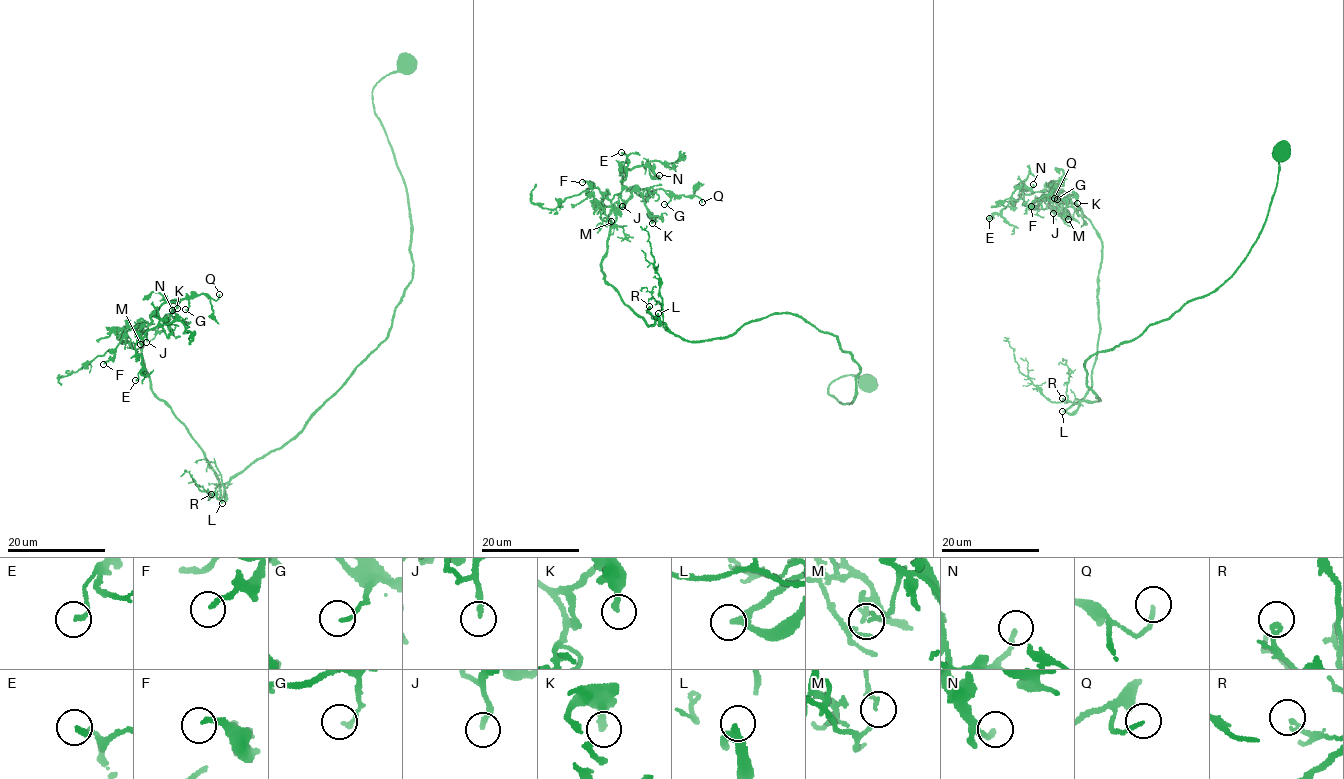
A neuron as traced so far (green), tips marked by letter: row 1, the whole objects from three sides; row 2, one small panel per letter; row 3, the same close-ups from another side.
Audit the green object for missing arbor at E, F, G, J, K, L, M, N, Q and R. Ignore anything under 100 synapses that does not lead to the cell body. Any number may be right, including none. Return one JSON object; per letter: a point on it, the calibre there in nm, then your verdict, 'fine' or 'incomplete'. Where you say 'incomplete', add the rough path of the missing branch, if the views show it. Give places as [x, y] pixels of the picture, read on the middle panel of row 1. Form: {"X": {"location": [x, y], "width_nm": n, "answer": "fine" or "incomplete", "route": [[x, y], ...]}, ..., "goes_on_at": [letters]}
{"E": {"location": [621, 152], "width_nm": 190, "answer": "fine"}, "F": {"location": [582, 182], "width_nm": 200, "answer": "fine"}, "G": {"location": [664, 204], "width_nm": 160, "answer": "fine"}, "J": {"location": [622, 206], "width_nm": 190, "answer": "fine"}, "K": {"location": [652, 223], "width_nm": 280, "answer": "fine"}, "L": {"location": [658, 313], "width_nm": 240, "answer": "incomplete", "route": [[658, 313], [661, 235], [639, 147], [613, 121], [589, 134], [572, 171], [558, 177], [547, 168], [536, 180]]}, "M": {"location": [611, 221], "width_nm": 120, "answer": "fine"}, "N": {"location": [659, 175], "width_nm": 190, "answer": "fine"}, "Q": {"location": [702, 202], "width_nm": 160, "answer": "fine"}, "R": {"location": [649, 306], "width_nm": 200, "answer": "fine"}, "goes_on_at": ["L"]}

